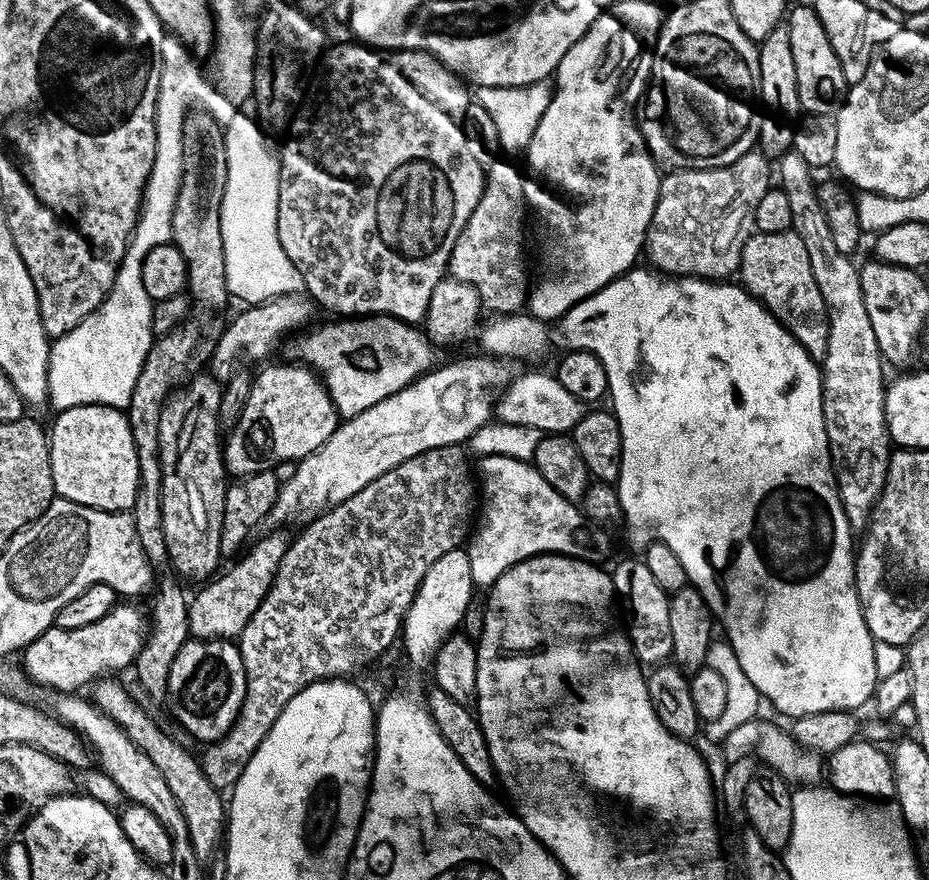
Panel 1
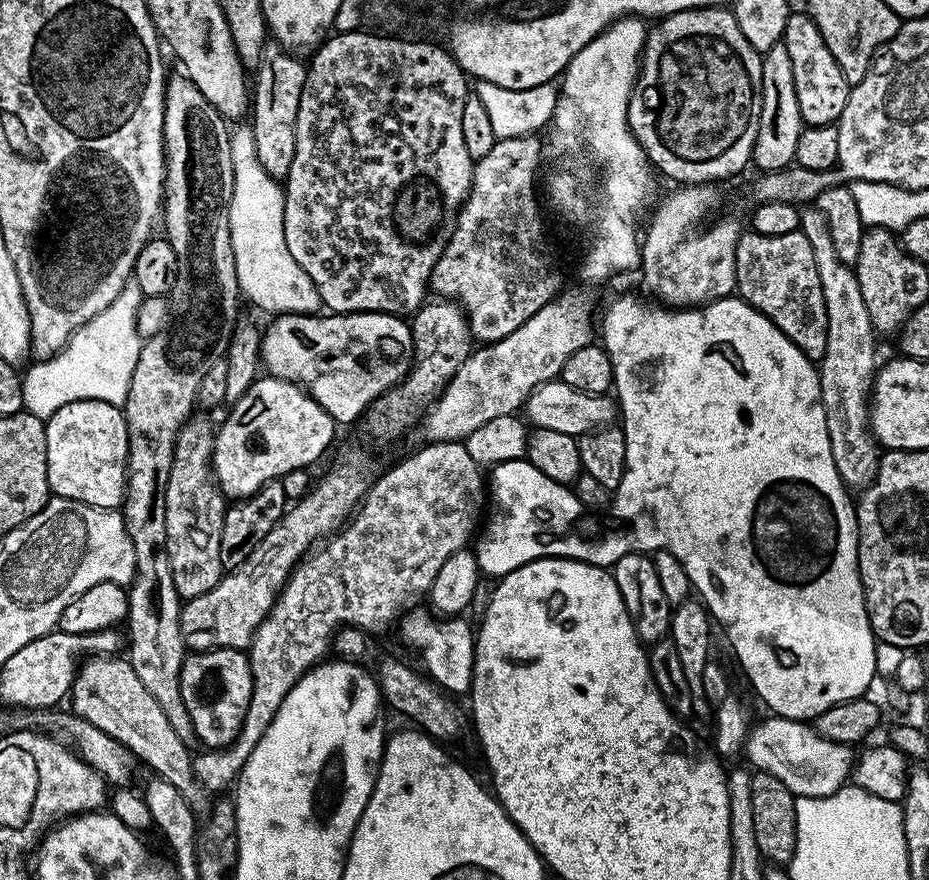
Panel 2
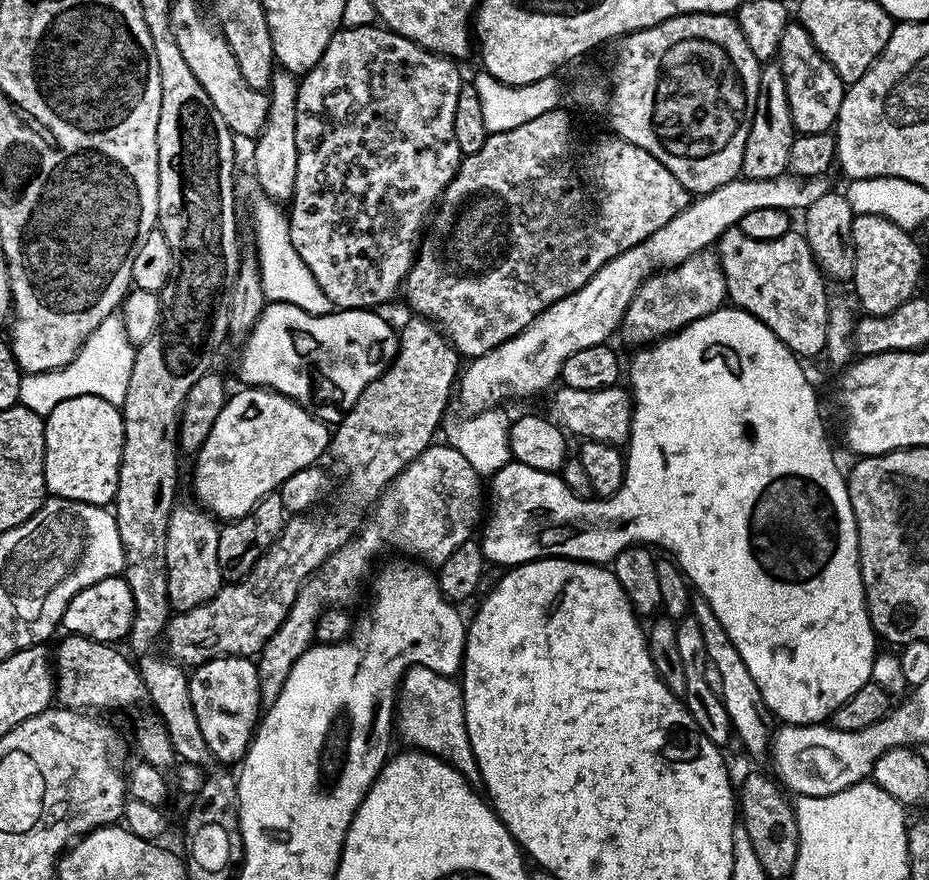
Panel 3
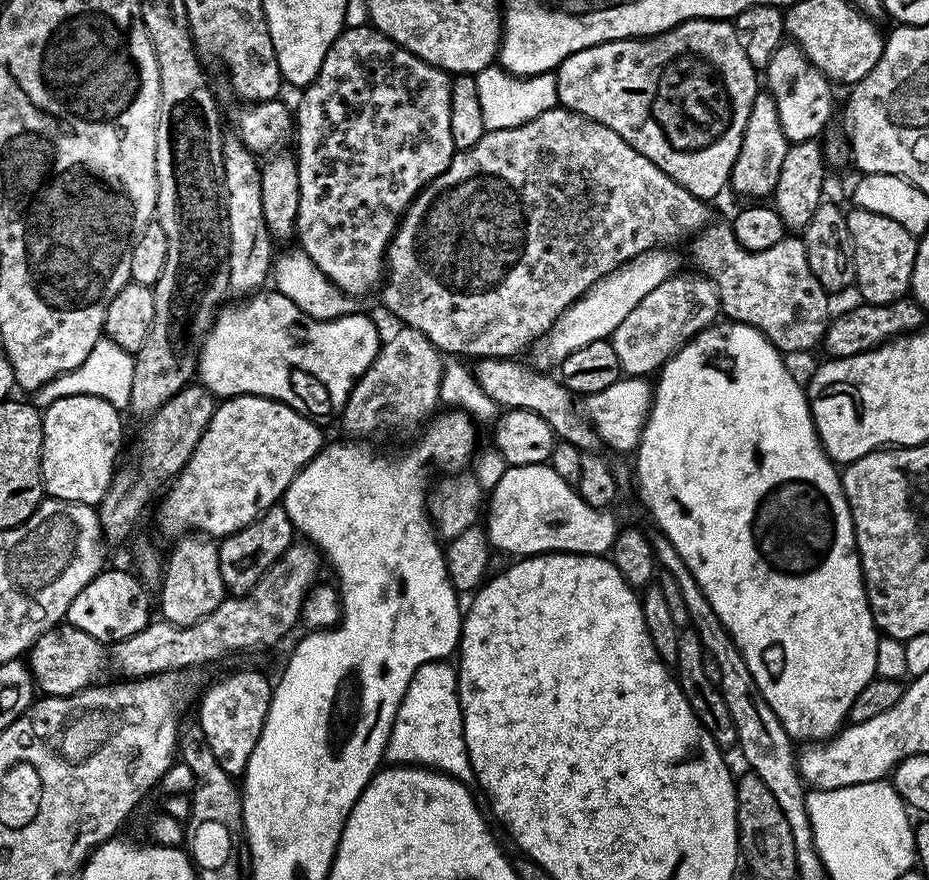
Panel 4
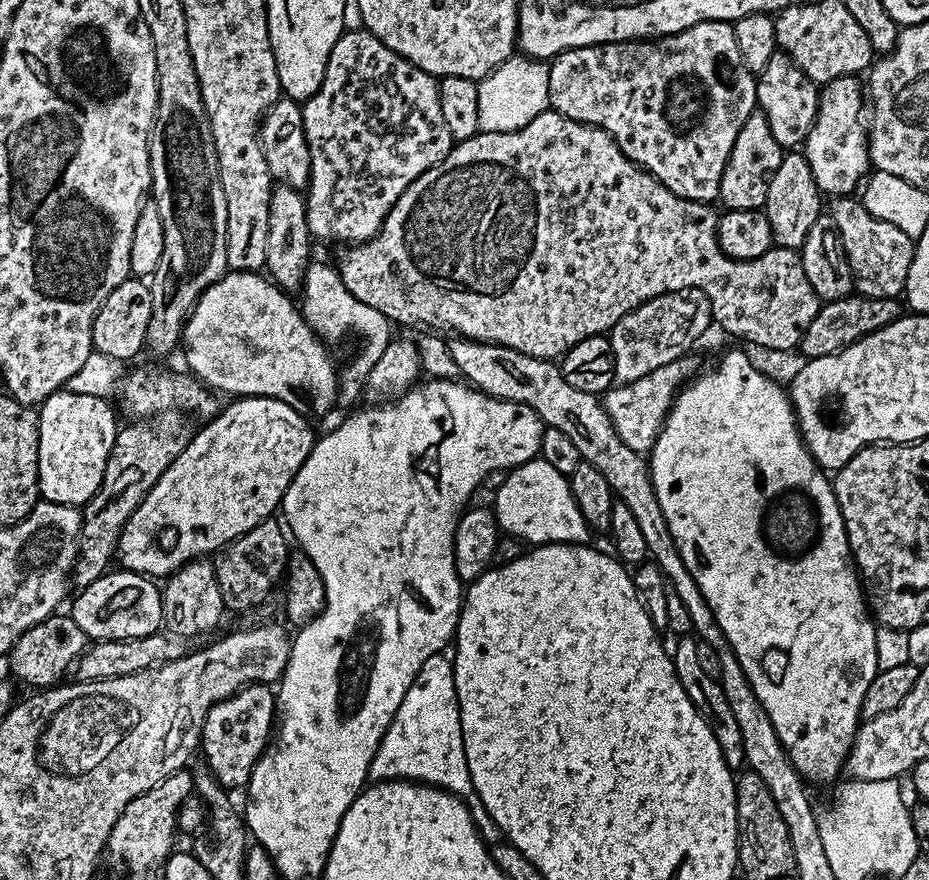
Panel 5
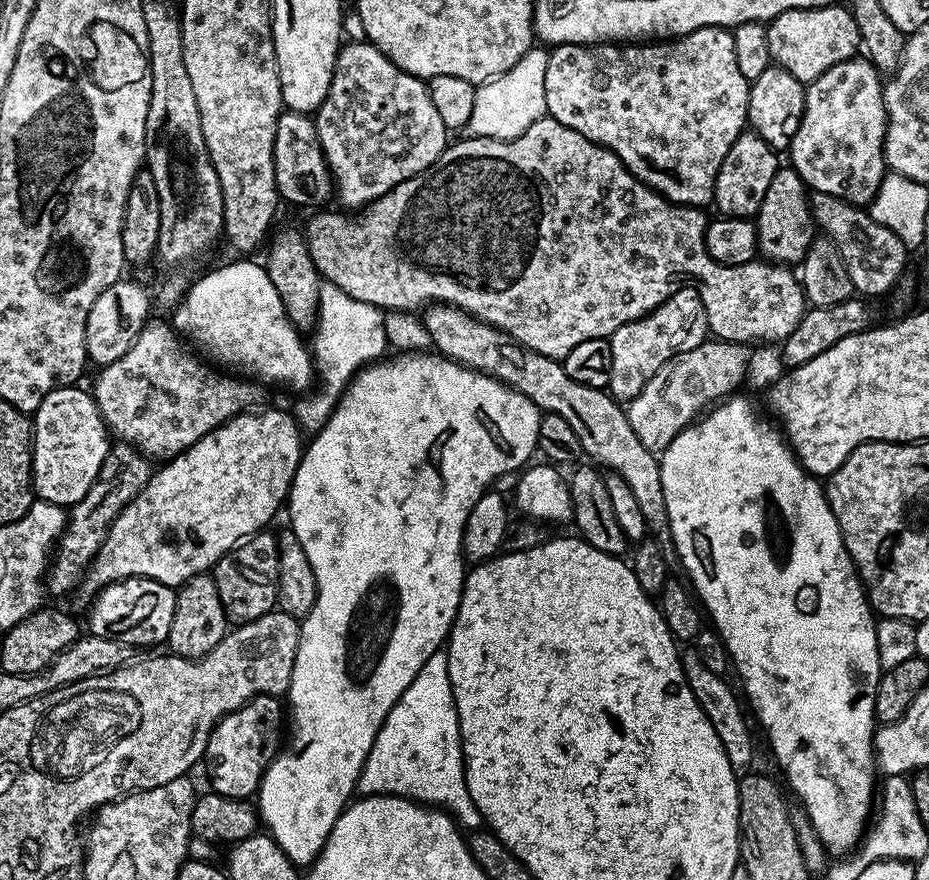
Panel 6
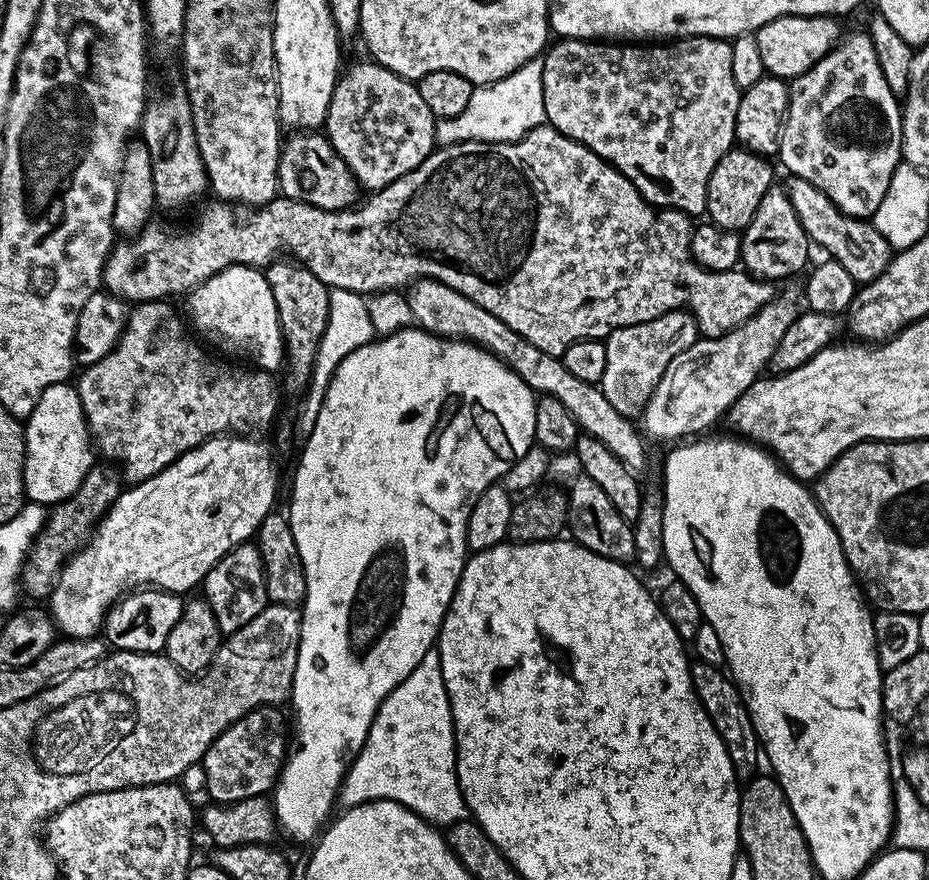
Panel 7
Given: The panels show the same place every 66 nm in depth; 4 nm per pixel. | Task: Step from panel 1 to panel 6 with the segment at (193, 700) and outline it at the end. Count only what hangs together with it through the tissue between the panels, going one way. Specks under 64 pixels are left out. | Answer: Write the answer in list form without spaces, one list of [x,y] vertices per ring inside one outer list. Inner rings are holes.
[[[256,696],[236,712],[222,717],[208,735],[208,745],[202,757],[203,767],[208,767],[211,791],[231,800],[248,800],[259,789],[264,771],[282,747],[280,727],[285,727],[286,712],[275,696]]]

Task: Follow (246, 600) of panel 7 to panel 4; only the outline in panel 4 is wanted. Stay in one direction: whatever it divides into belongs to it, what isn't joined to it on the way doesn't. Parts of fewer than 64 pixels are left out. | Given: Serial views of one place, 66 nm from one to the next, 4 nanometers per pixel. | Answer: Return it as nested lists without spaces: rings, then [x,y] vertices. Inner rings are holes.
[[[283,503],[271,504],[254,522],[242,530],[223,537],[218,544],[218,570],[222,570],[222,582],[233,597],[245,596],[258,583],[278,558],[294,542],[294,529],[290,514]]]

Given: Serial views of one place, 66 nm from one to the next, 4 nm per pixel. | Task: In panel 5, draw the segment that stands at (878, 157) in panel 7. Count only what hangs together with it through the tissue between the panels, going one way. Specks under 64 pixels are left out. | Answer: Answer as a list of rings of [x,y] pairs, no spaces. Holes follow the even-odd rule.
[[[843,76],[820,88],[816,121],[802,145],[814,182],[821,193],[829,192],[832,198],[852,196],[870,172],[866,120],[860,117],[866,112],[866,92],[858,81],[856,76]]]

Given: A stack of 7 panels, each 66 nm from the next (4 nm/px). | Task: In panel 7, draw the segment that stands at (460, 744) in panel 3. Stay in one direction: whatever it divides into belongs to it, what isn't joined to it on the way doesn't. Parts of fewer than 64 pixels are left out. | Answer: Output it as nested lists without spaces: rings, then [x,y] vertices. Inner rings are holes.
[[[433,650],[410,670],[410,674],[378,706],[378,714],[366,734],[362,750],[354,758],[340,784],[339,803],[345,809],[375,800],[393,800],[433,826],[451,826],[469,819],[462,790],[456,784],[456,729],[452,726],[452,707],[442,678],[439,651]]]

